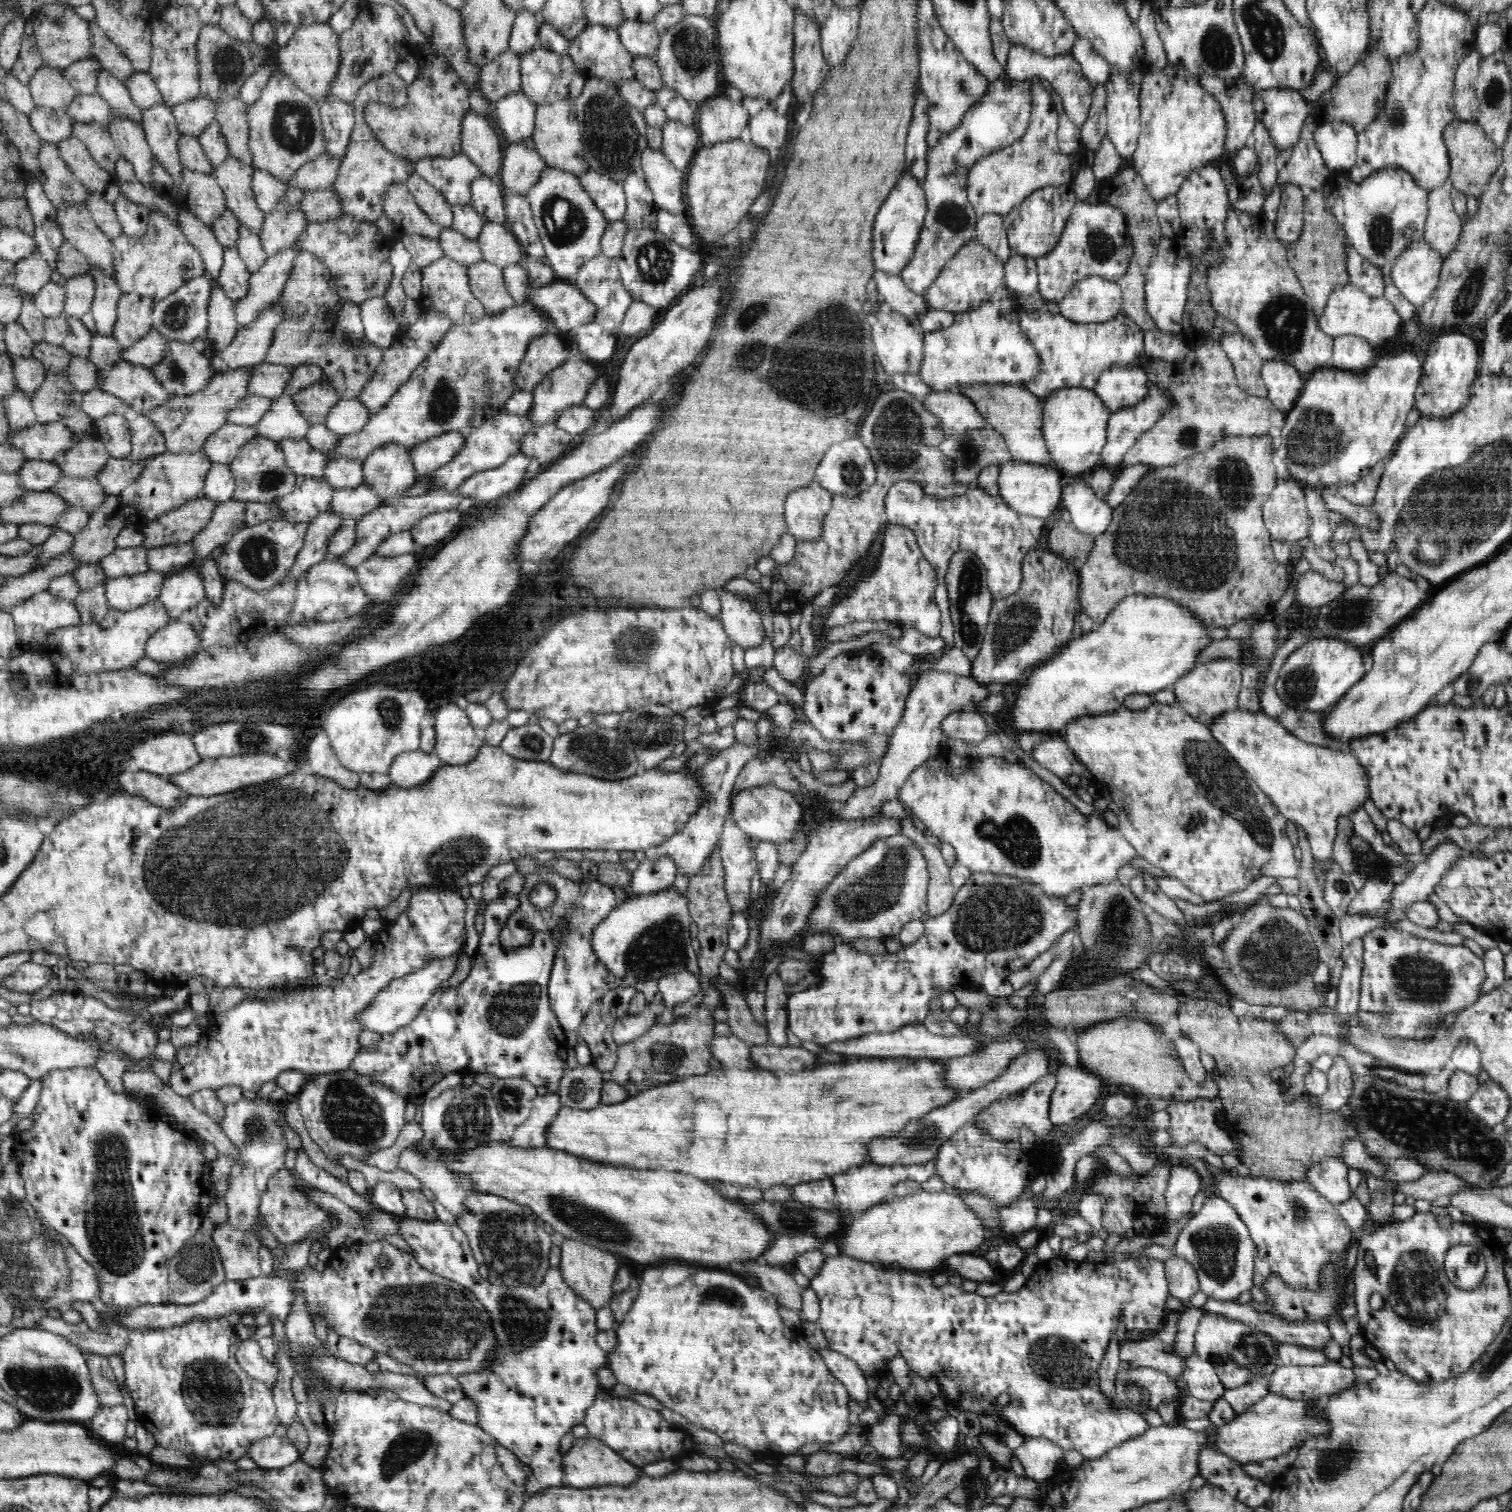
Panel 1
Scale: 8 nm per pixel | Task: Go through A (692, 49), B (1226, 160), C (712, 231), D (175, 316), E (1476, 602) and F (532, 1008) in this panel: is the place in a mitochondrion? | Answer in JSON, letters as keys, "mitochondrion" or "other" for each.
{"A":"mitochondrion","B":"other","C":"other","D":"mitochondrion","E":"other","F":"mitochondrion"}

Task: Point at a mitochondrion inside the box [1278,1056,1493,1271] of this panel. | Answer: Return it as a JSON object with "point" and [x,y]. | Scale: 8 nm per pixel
{"point":[1298,1210]}

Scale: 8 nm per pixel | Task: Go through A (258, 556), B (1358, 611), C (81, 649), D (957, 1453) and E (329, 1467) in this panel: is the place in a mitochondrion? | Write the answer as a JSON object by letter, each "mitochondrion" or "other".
{"A":"mitochondrion","B":"mitochondrion","C":"mitochondrion","D":"other","E":"other"}

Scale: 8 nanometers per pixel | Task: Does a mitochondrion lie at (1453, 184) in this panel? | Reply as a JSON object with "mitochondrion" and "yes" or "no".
{"mitochondrion":"no"}

